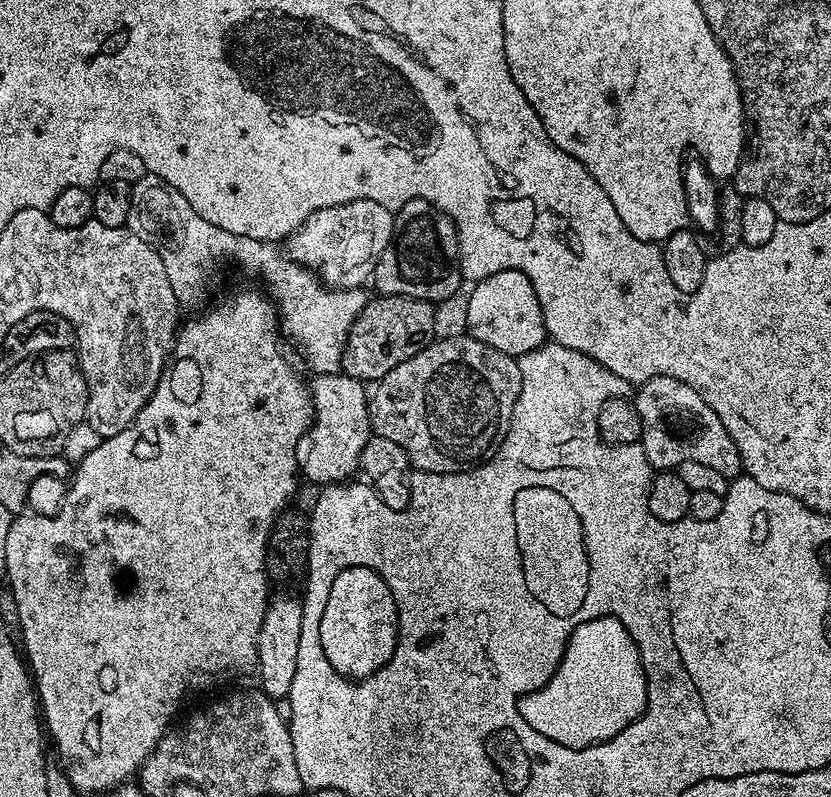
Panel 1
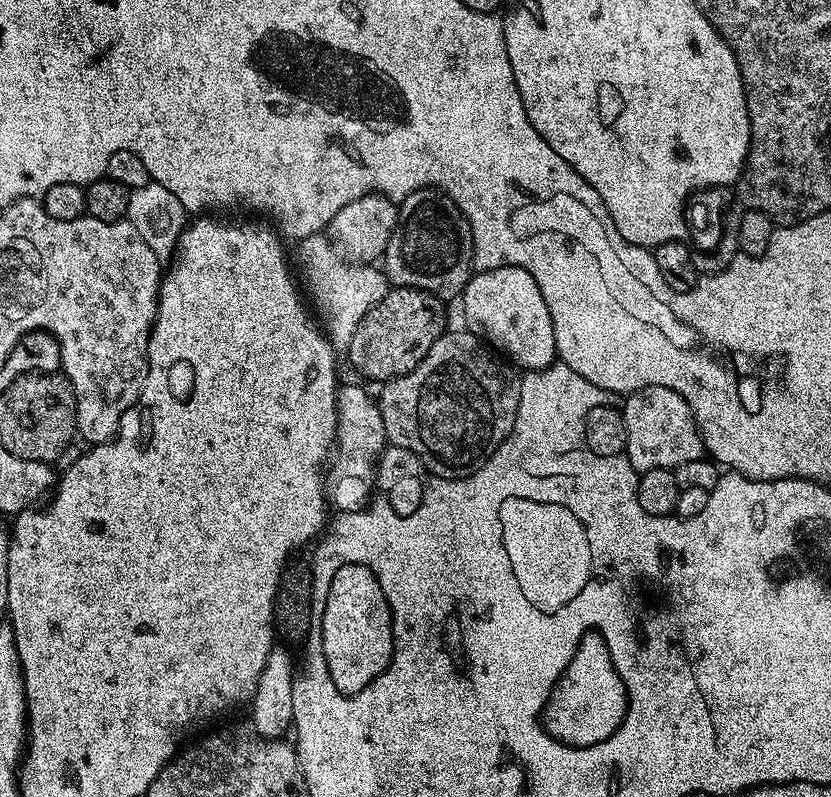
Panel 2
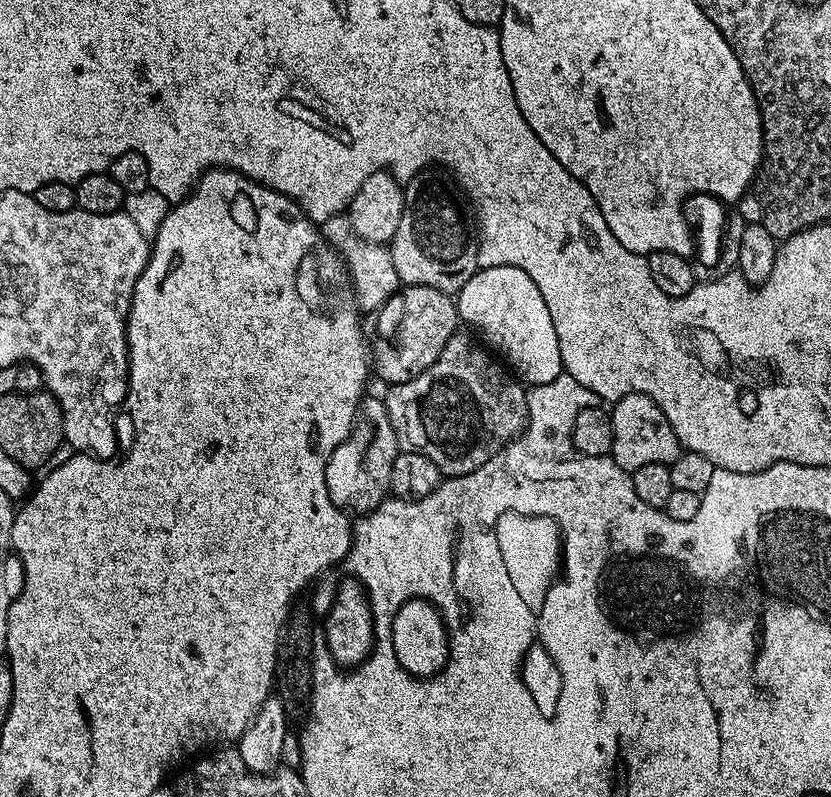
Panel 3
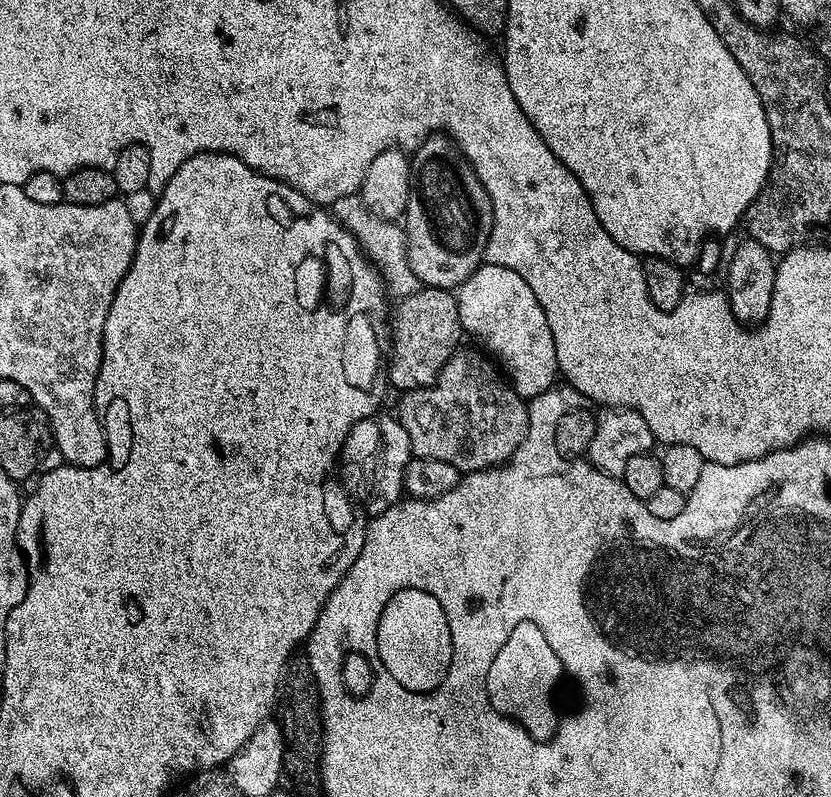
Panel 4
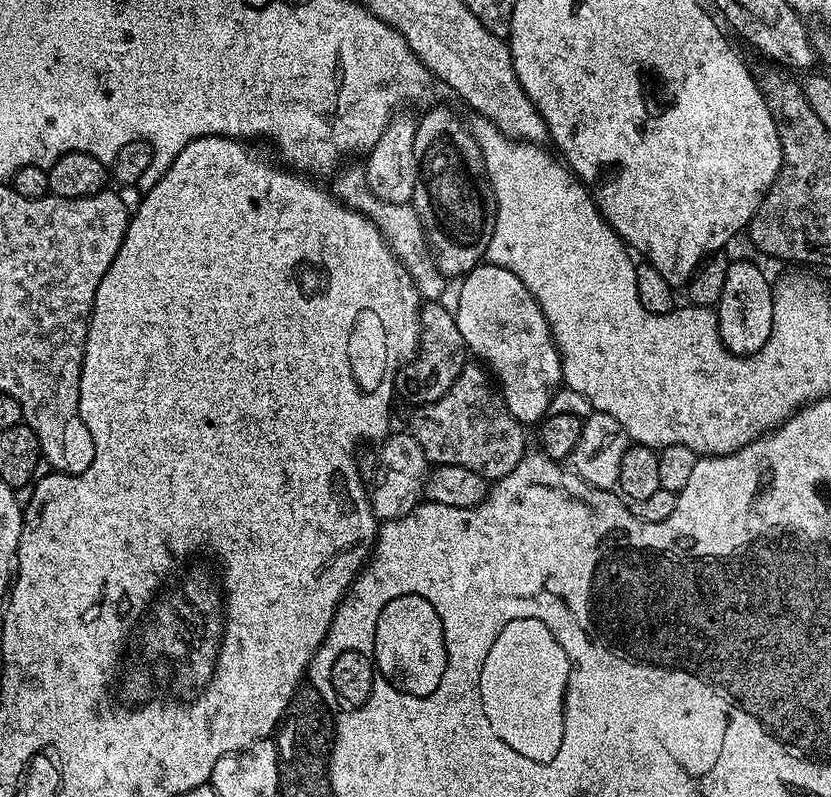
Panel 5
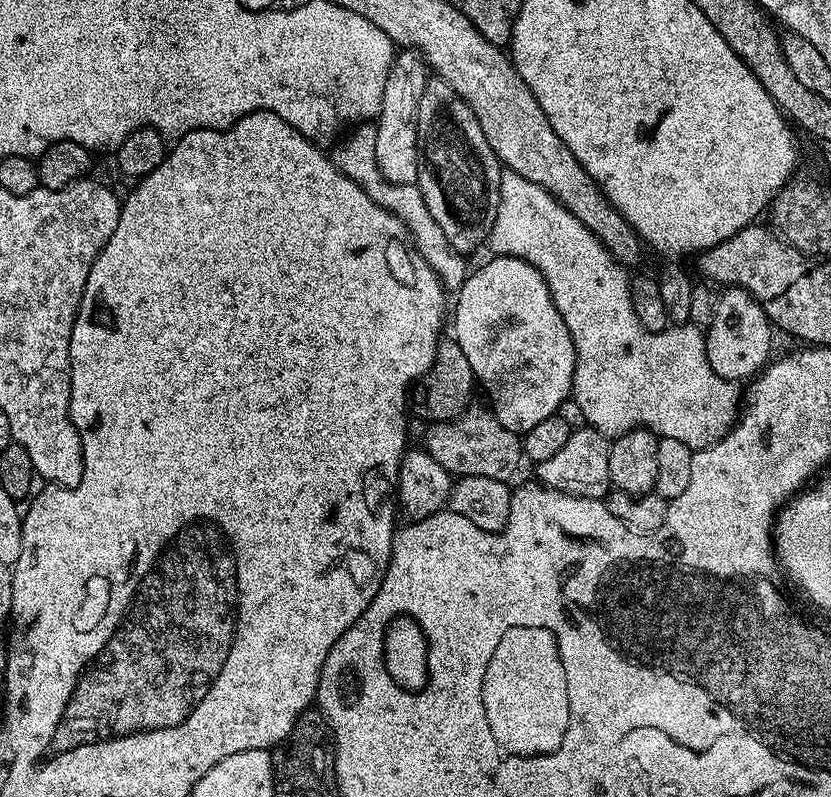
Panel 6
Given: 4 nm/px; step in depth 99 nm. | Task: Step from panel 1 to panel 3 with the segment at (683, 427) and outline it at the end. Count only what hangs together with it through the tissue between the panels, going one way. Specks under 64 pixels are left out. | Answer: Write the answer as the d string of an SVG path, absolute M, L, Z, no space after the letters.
M631 392L611 405L612 450L615 464L622 466L629 474L638 470L638 466L651 464L673 464L682 451L678 438L662 410L646 394Z

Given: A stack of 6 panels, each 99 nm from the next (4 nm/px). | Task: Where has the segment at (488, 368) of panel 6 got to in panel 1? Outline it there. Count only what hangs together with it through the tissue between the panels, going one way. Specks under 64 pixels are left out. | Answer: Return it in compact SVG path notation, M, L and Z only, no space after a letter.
M502 270L498 274L490 274L490 278L475 281L471 285L468 296L469 302L465 306L467 335L473 336L478 342L517 358L545 343L542 306L526 274L518 270Z

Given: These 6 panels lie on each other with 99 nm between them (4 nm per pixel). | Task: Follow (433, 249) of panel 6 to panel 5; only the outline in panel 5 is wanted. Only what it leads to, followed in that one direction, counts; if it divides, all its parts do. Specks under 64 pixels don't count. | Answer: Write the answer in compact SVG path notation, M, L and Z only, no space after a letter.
M352 163L341 167L335 173L337 176L332 184L330 183L332 195L337 200L341 200L350 210L360 212L366 218L370 218L370 222L374 222L374 226L378 226L378 230L384 235L384 241L392 248L392 252L412 276L412 281L420 292L421 301L443 301L445 299L444 291L447 290L450 280L449 277L442 274L442 270L438 270L436 259L428 251L428 239L424 233L424 224L418 218L416 209L412 207L411 203L382 202L382 198L378 198L378 194L374 194L374 190L370 190L370 182L366 182L363 167L359 163L357 165L350 164Z

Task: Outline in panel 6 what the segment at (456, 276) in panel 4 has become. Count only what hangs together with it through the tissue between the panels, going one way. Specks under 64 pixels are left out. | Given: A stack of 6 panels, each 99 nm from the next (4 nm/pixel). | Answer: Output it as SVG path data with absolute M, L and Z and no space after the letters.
M439 78L429 79L422 94L416 133L420 147L416 185L426 202L426 210L430 210L453 250L469 254L487 241L496 221L500 205L500 160L490 150L486 134L482 134L482 126L474 118L474 110Z

